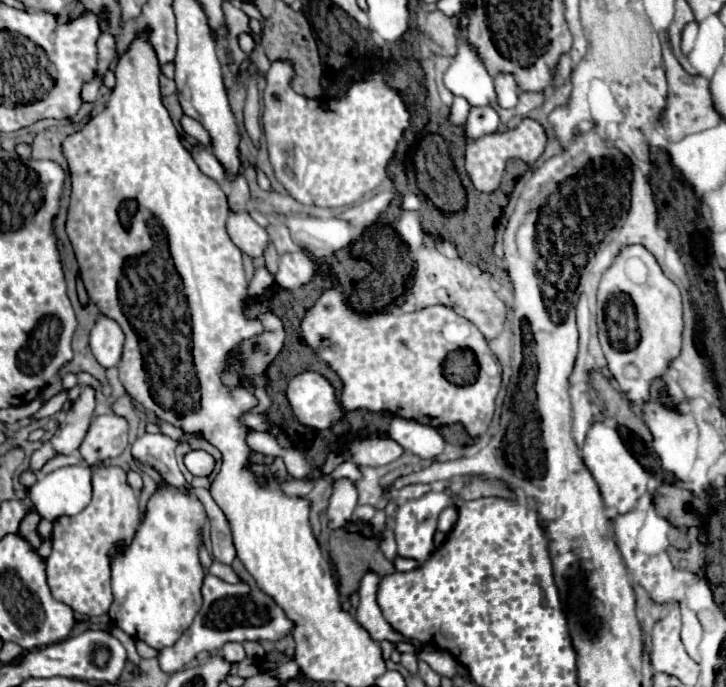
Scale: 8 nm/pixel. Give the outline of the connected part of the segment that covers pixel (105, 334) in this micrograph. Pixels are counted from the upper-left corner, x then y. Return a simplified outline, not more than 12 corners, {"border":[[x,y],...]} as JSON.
{"border":[[100,314],[90,348],[102,368],[118,366],[124,332]]}

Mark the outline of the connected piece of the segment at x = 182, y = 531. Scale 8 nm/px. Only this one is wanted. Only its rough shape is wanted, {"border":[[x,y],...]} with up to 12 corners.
{"border":[[162,486],[112,562],[110,618],[154,650],[202,606],[206,512]]}

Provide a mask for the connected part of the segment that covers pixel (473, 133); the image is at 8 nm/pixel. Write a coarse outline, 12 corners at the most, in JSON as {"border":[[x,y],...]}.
{"border":[[490,106],[472,108],[466,140],[474,142],[498,130],[498,114]]}

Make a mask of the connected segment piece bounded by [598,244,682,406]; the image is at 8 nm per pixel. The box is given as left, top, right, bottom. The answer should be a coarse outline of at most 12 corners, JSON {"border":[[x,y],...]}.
{"border":[[626,246],[598,292],[636,308],[640,342],[606,350],[642,406],[682,344],[682,298],[644,246]]}

